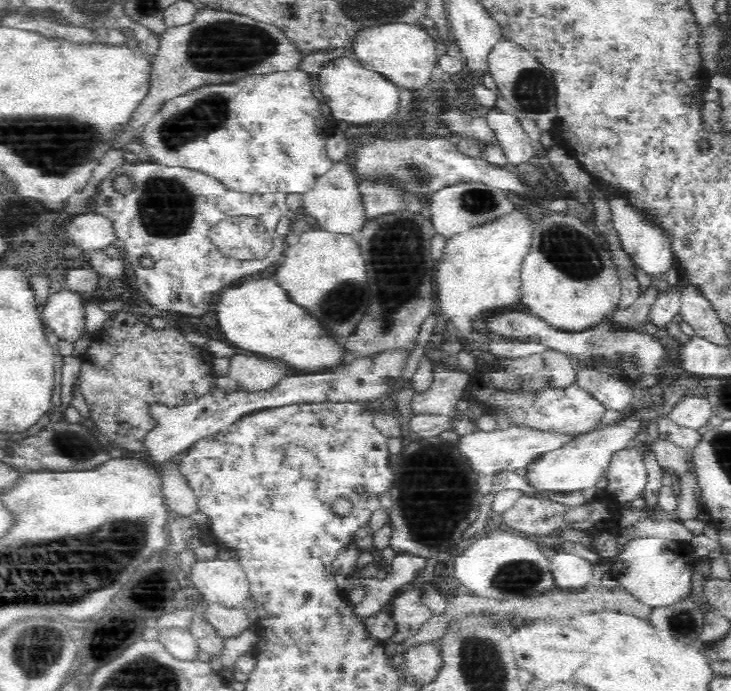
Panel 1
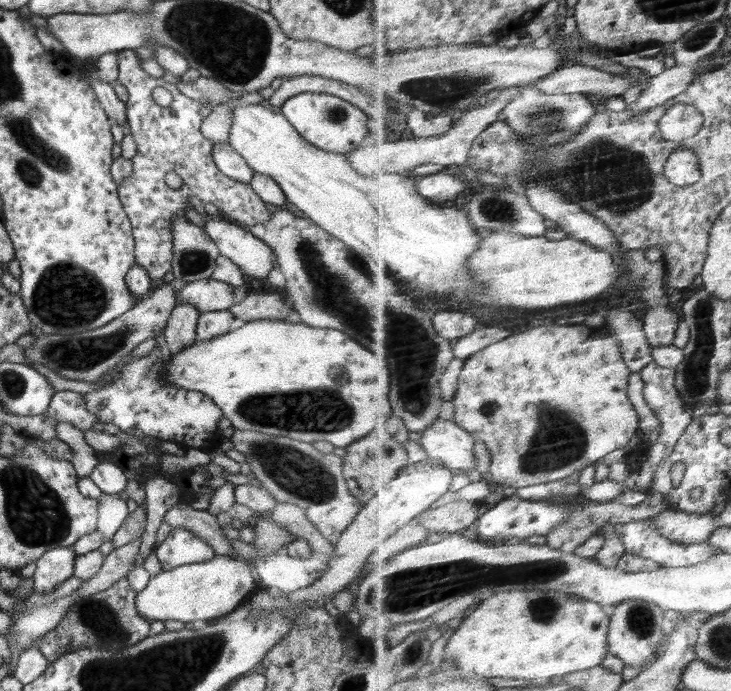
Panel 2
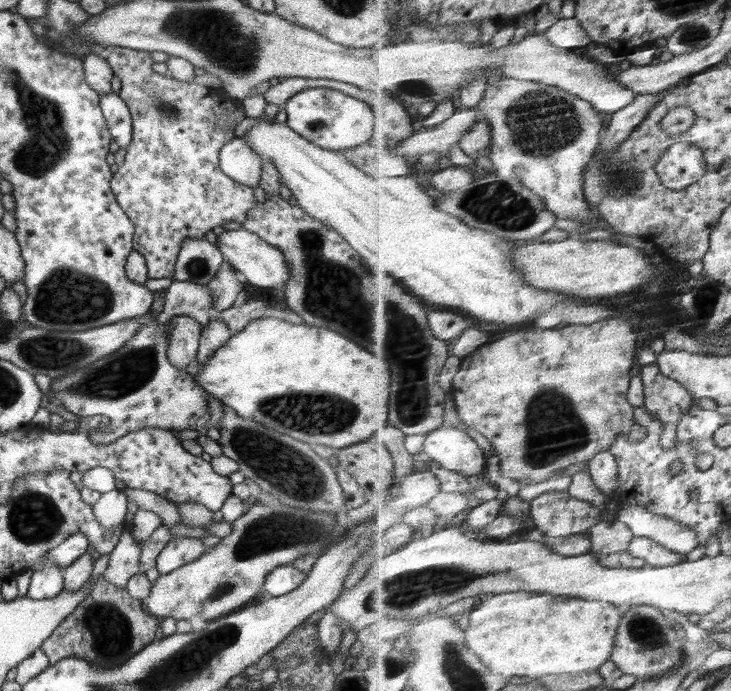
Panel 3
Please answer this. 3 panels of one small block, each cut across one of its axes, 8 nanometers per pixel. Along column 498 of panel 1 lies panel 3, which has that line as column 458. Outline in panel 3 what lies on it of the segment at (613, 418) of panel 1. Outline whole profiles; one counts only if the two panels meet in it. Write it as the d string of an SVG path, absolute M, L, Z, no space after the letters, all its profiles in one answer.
M446 425L427 435L423 457L466 477L485 474L488 458L478 442L464 429Z

